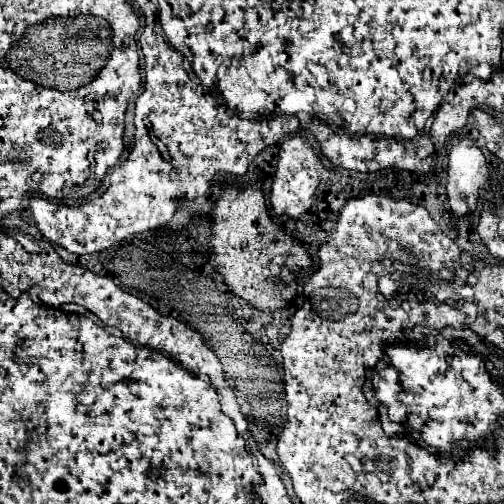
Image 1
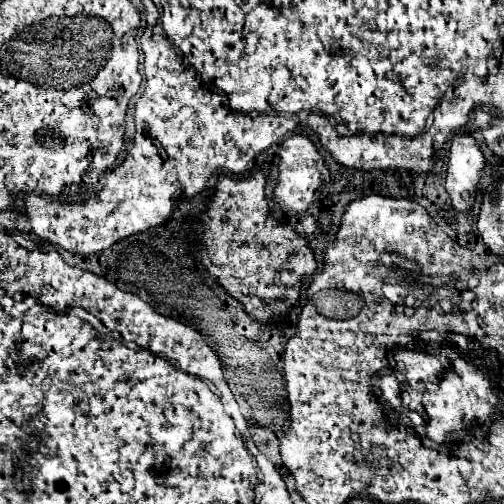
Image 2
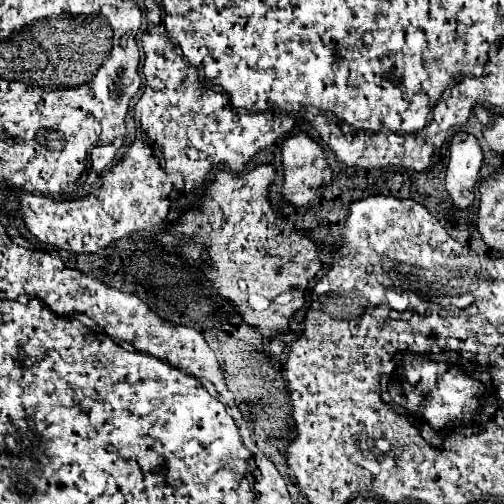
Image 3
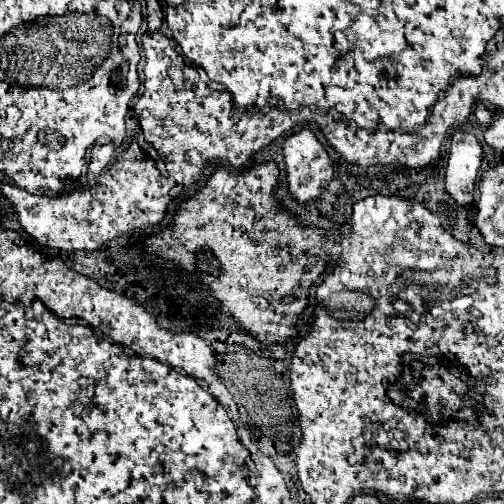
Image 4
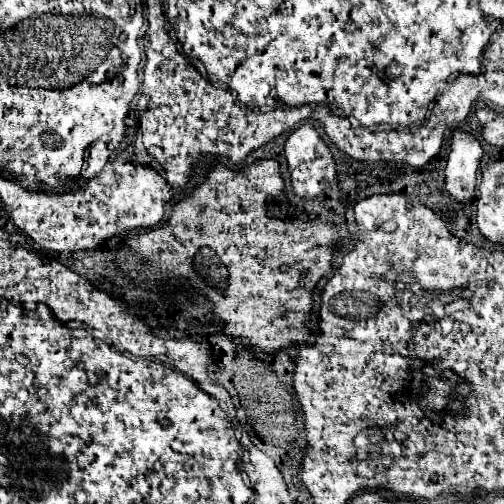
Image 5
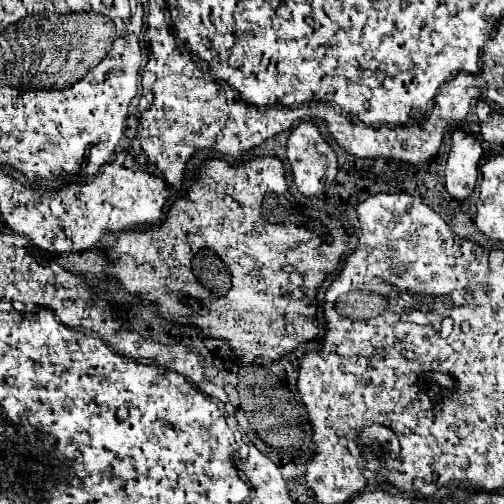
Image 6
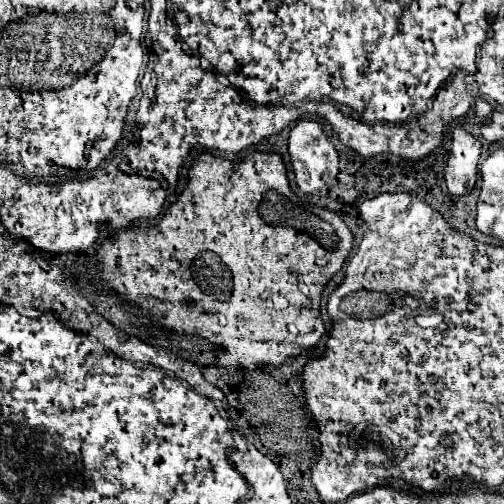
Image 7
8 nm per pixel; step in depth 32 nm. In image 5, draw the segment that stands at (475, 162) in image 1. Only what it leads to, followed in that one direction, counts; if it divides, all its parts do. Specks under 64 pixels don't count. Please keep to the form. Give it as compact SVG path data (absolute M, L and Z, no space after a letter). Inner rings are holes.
M454 130L444 182L446 182L446 190L458 202L466 202L468 194L474 196L482 154L484 154L482 146L474 134Z

